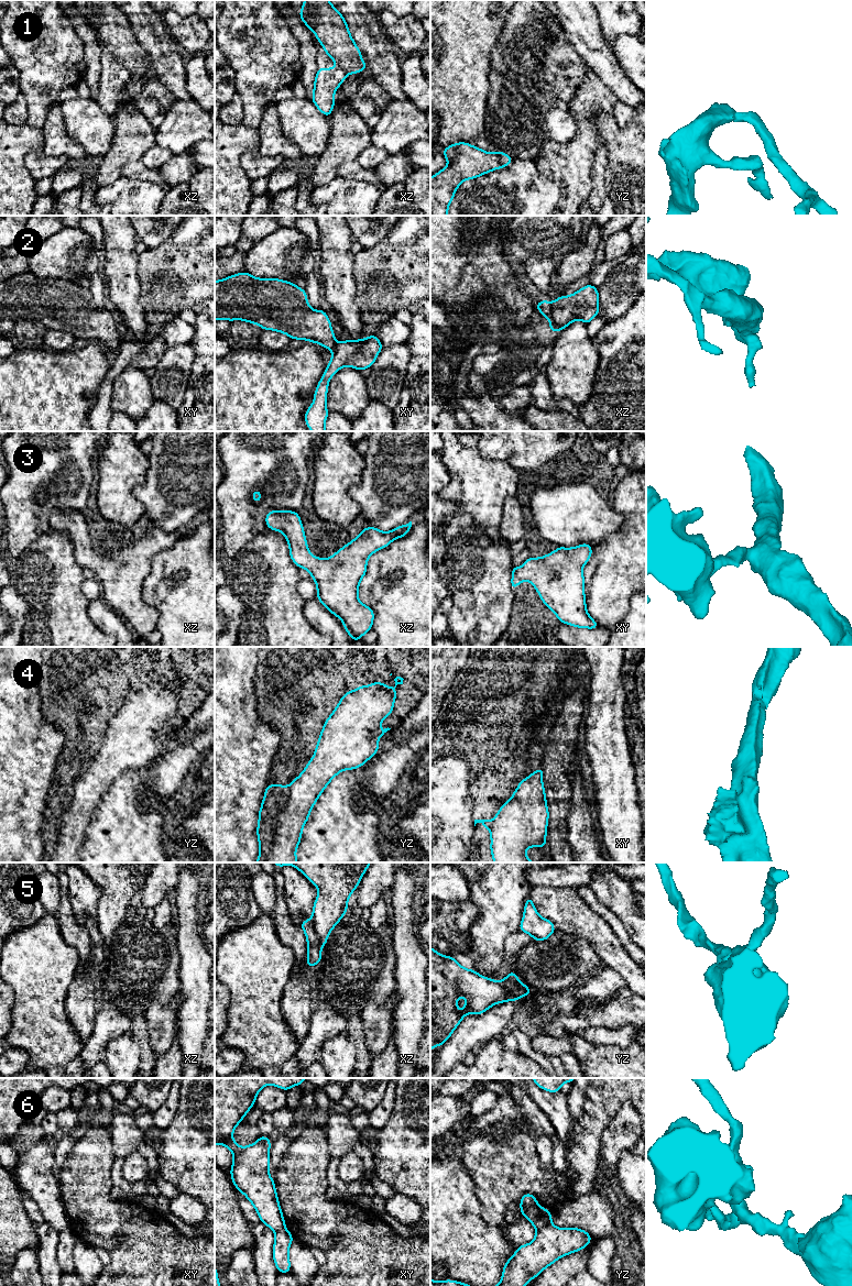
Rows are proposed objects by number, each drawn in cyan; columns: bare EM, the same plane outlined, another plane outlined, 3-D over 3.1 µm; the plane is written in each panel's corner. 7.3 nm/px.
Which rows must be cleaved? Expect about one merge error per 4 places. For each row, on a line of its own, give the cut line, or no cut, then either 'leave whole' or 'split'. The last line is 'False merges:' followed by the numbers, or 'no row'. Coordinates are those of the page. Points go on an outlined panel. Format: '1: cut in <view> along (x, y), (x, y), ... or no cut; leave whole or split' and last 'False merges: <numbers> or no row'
1: no cut; leave whole
2: cut in xz along (549, 303), (547, 318); split
3: no cut; leave whole
4: no cut; leave whole
5: cut in xz along (310, 919), (321, 947); split
6: cut in yz along (550, 1221), (536, 1230); split
False merges: 2, 5, 6

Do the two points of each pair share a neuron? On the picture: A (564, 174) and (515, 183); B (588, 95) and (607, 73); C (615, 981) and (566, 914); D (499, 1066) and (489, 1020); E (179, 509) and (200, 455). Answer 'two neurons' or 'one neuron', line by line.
A: two neurons
B: two neurons
C: two neurons
D: two neurons
E: one neuron

